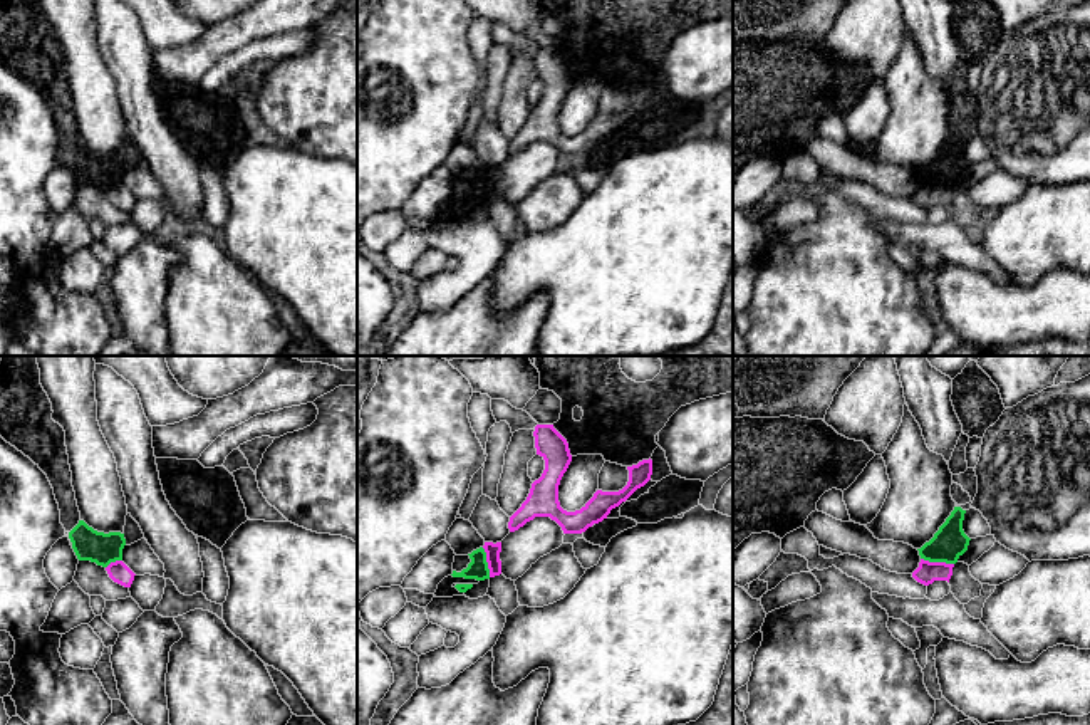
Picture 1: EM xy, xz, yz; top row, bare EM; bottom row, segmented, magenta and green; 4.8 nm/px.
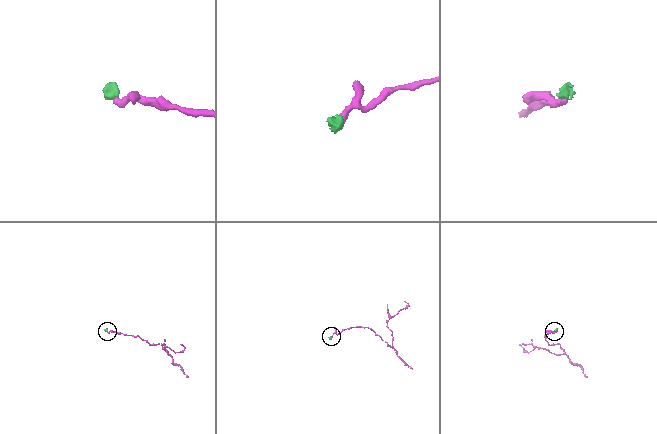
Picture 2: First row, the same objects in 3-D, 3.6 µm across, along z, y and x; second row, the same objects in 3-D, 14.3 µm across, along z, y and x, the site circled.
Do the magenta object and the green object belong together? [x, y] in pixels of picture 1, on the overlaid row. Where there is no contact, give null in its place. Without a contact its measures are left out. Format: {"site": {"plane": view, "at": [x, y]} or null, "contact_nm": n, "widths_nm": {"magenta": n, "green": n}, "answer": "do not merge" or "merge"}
{"site": {"plane": "yz", "at": [938, 563]}, "contact_nm": 160, "widths_nm": {"magenta": 100, "green": 160}, "answer": "do not merge"}

